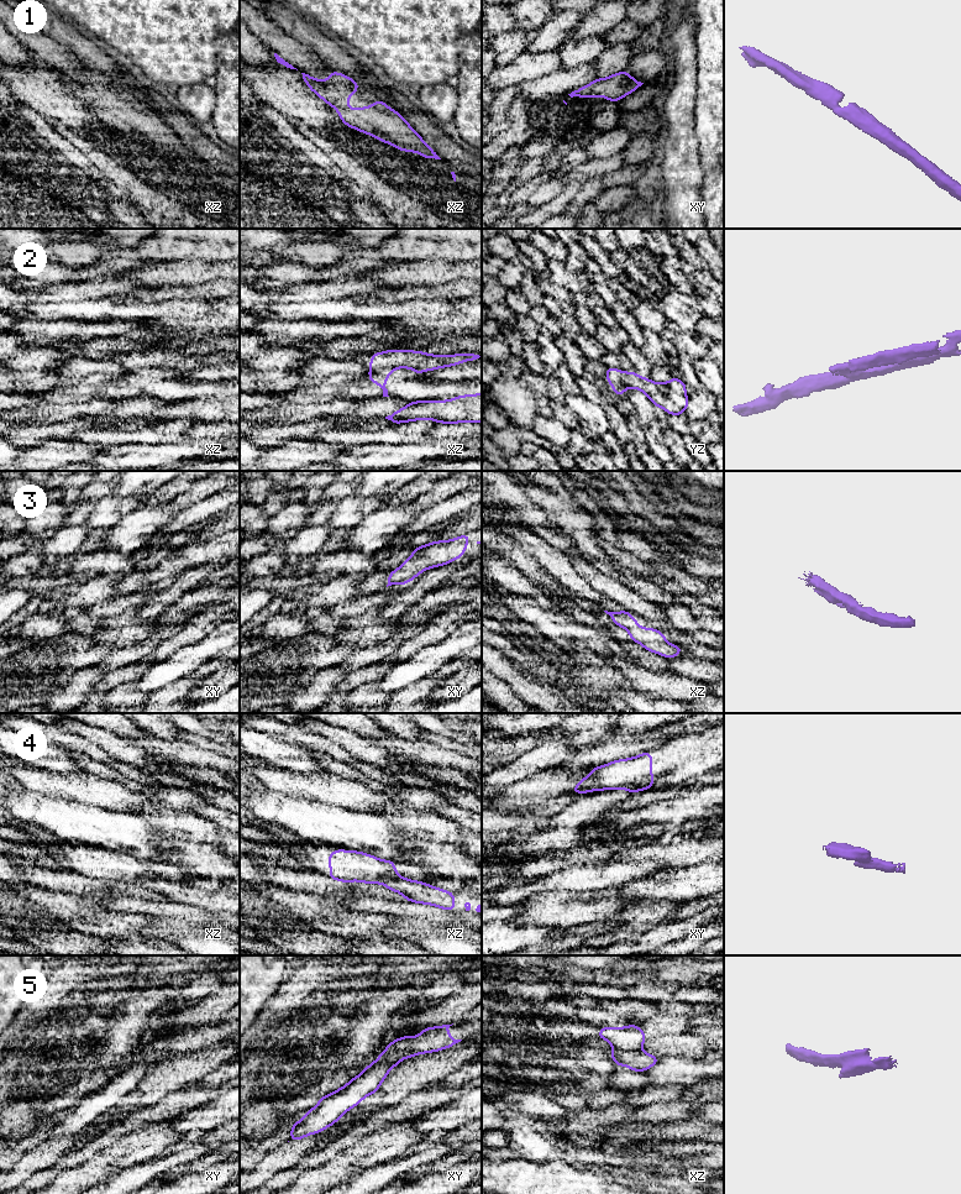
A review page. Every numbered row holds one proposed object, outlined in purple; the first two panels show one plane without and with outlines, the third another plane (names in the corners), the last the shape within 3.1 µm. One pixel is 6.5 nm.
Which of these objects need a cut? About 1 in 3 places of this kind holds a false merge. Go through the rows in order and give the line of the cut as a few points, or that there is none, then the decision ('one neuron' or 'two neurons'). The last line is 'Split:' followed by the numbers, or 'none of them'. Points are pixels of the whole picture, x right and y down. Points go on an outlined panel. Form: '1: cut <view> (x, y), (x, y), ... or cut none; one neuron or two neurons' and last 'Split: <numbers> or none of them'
1: cut none; one neuron
2: cut xz (372, 367), (394, 368); two neurons
3: cut none; one neuron
4: cut xy (650, 775), (637, 785), (626, 787); two neurons
5: cut xy (403, 1057), (398, 1056), (394, 1061), (379, 1061), (371, 1066); two neurons
Split: 2, 4, 5

